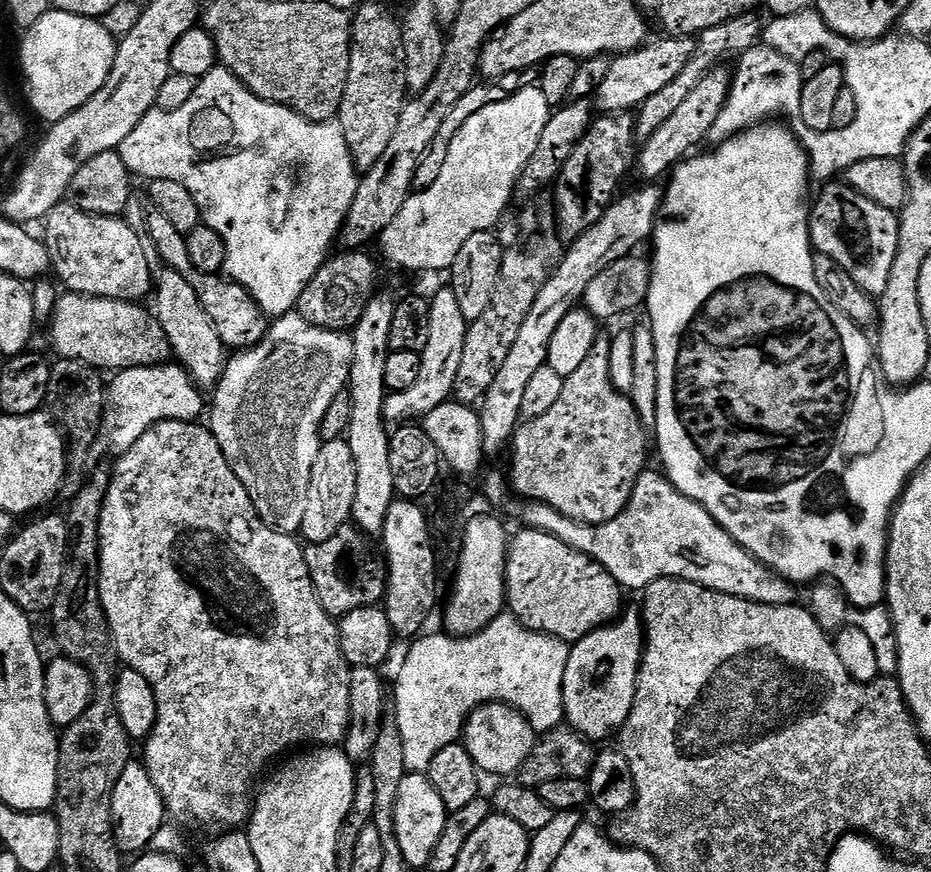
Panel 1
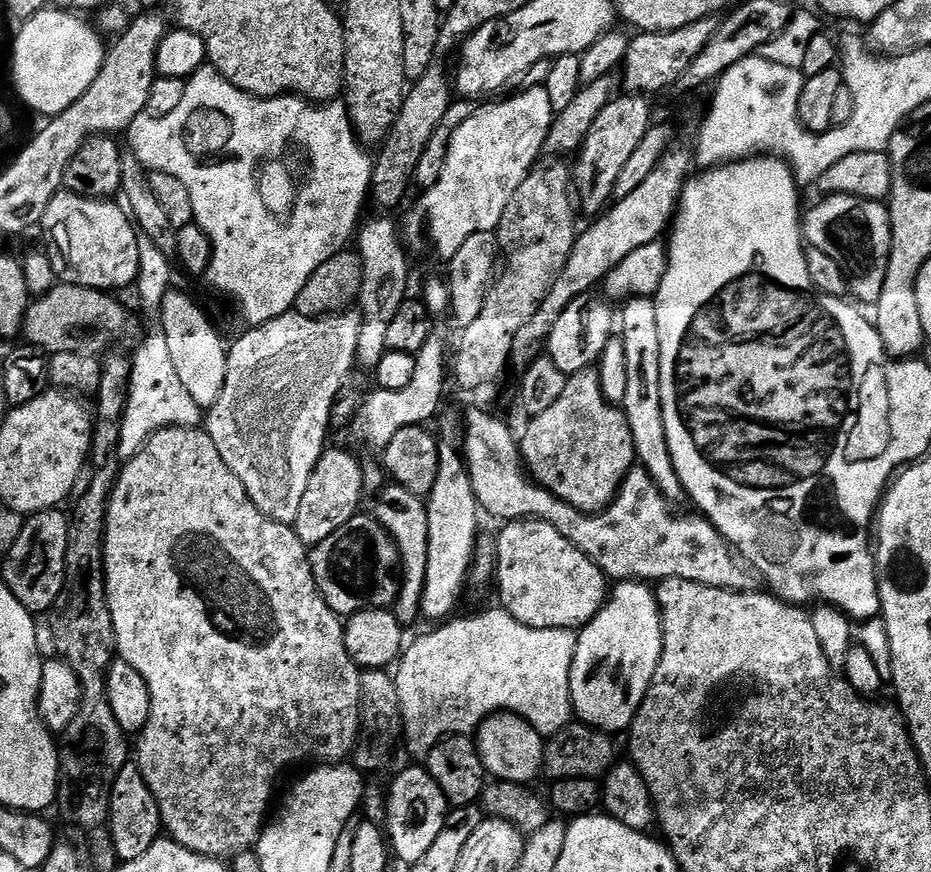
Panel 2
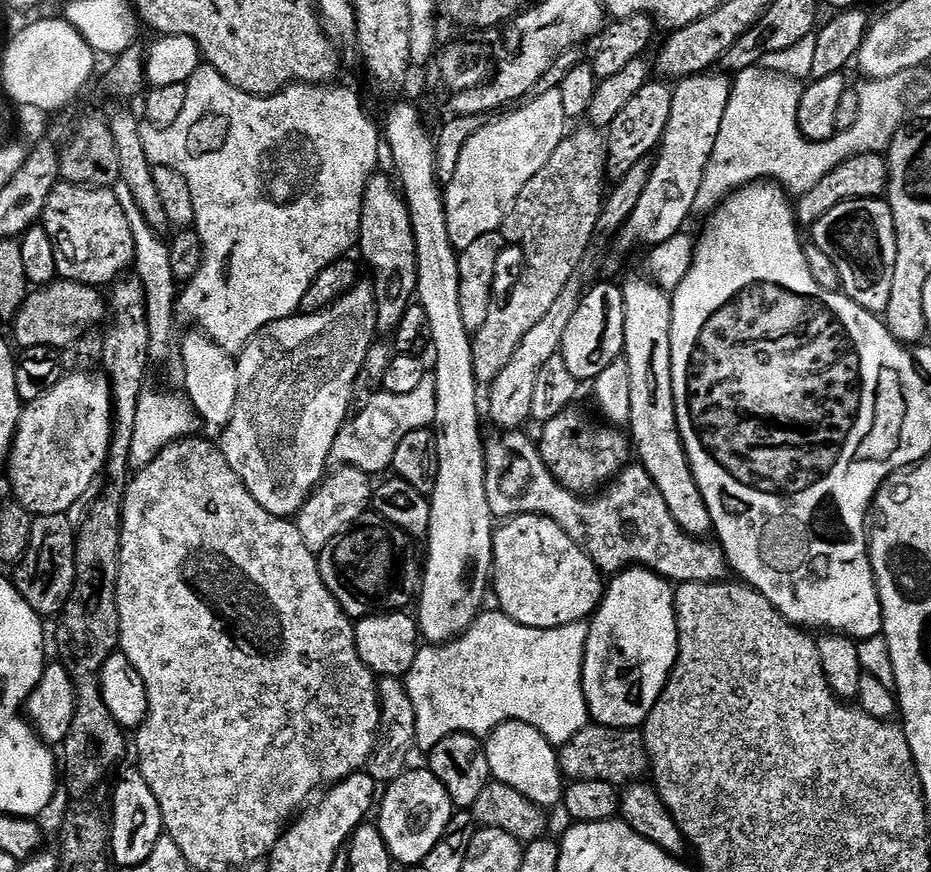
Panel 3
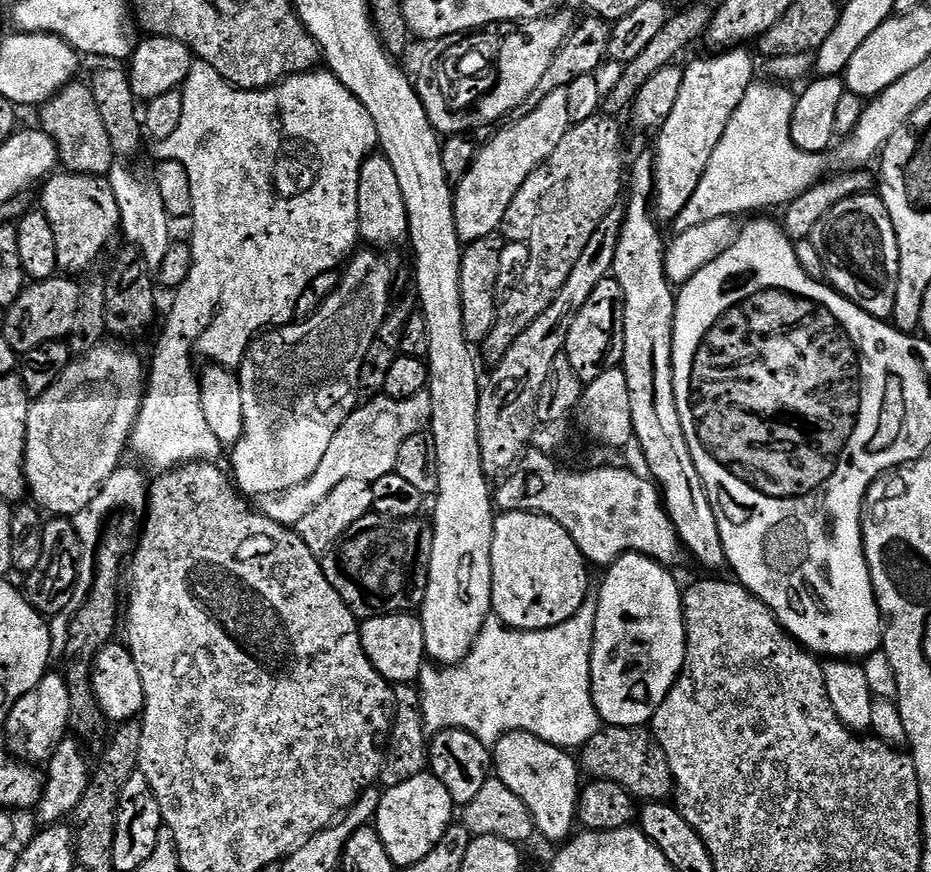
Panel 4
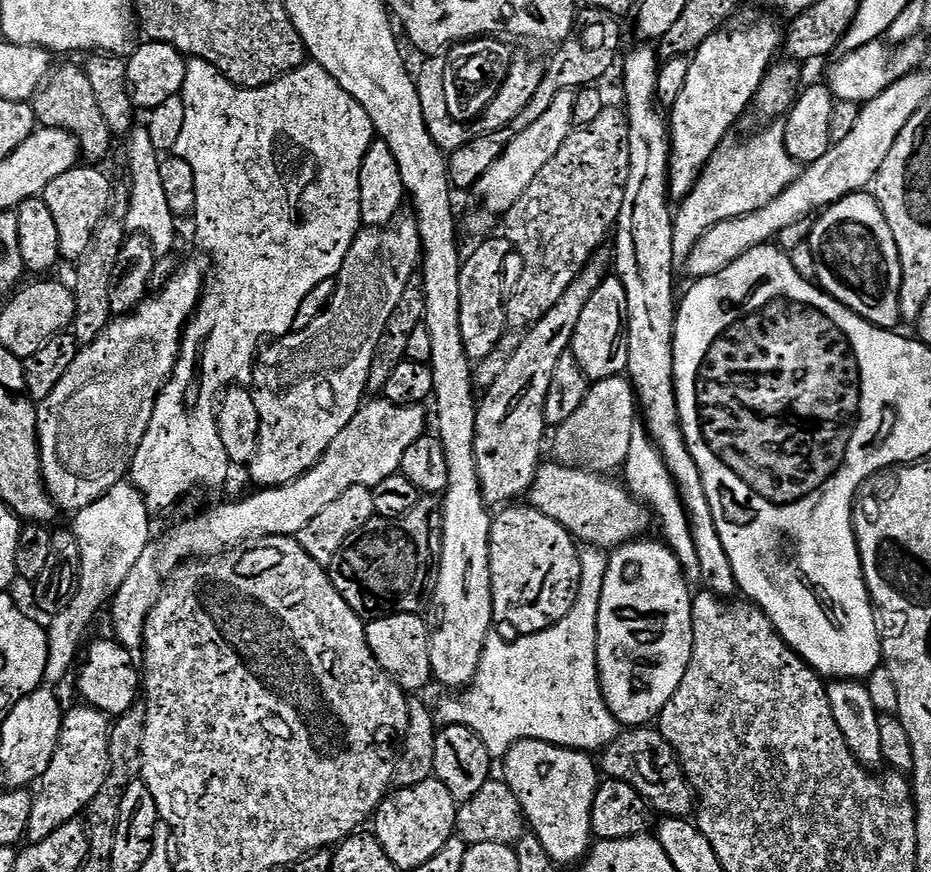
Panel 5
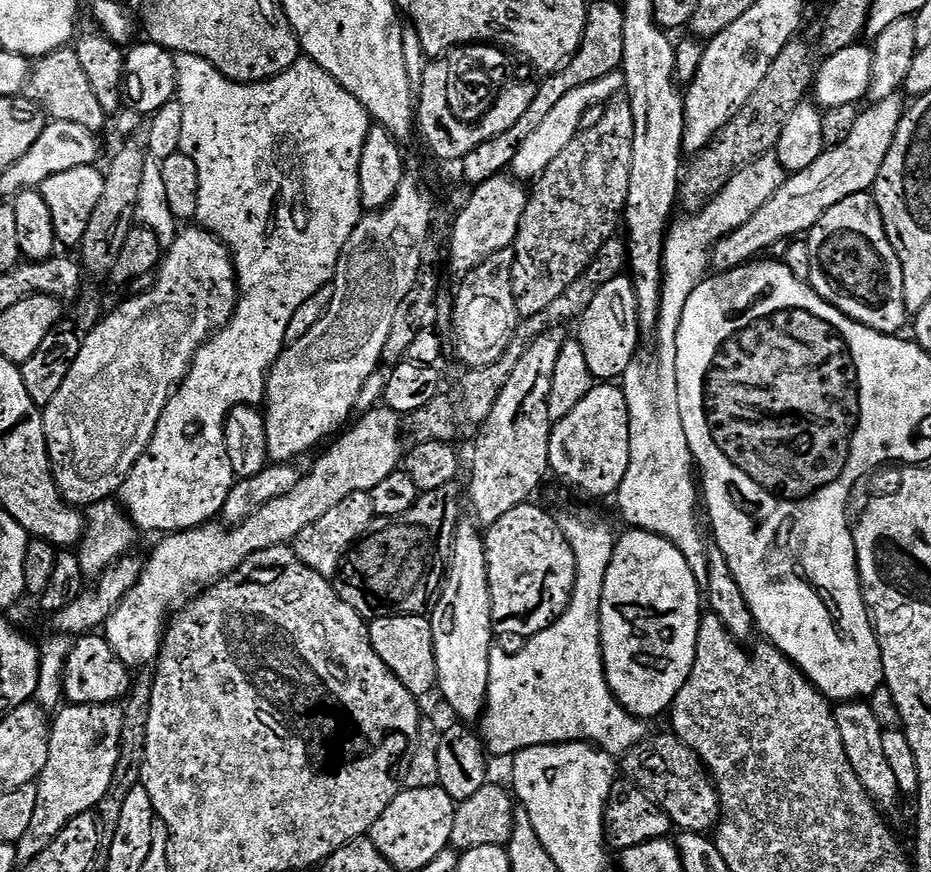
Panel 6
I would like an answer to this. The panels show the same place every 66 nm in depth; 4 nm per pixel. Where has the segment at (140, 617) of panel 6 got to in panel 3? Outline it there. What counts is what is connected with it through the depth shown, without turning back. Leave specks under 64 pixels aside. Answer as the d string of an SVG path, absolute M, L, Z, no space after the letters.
M425 378L414 390L410 390L410 394L390 394L383 390L377 392L377 396L361 410L360 415L353 415L340 427L331 454L331 459L337 465L356 467L367 474L387 473L392 467L397 442L414 430L428 428L435 421L435 379Z

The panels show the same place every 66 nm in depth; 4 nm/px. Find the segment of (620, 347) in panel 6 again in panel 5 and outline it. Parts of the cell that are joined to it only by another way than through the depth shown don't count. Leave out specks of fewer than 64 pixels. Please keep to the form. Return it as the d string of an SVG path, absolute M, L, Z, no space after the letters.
M606 279L594 290L594 298L586 302L586 310L582 310L582 318L578 318L570 351L578 358L578 366L582 366L582 374L586 374L590 382L614 378L627 369L628 307L626 290L620 280Z

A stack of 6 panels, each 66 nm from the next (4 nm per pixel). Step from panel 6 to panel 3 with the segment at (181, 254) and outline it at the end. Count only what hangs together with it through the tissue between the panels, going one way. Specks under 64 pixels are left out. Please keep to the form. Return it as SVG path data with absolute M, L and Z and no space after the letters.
M72 372L69 376L61 375L56 383L43 392L38 399L31 401L21 411L20 421L16 427L16 437L12 440L12 452L8 456L6 471L8 480L12 483L11 495L24 507L33 517L45 516L46 514L68 514L71 508L83 498L88 492L88 487L99 477L104 470L104 464L108 461L108 451L110 450L110 438L112 437L112 385L108 382L108 377L103 374L91 376L88 372Z

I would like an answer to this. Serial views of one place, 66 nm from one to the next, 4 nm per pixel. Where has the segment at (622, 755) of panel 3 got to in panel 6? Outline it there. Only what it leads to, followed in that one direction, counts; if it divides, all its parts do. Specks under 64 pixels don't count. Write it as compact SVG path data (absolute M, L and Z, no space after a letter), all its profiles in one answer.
M675 734L667 735L649 735L629 748L622 757L623 779L641 788L680 832L711 833L720 822L716 783L696 752L691 752Z

